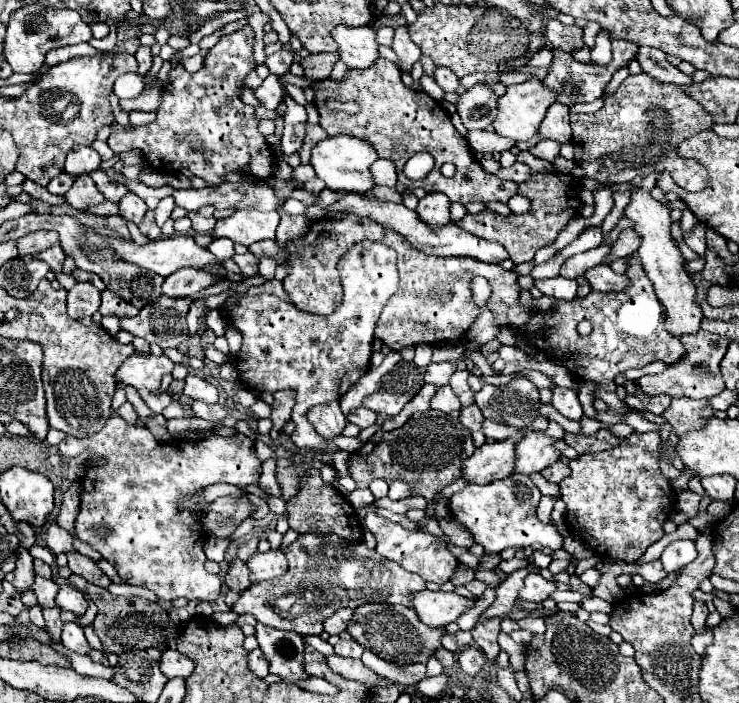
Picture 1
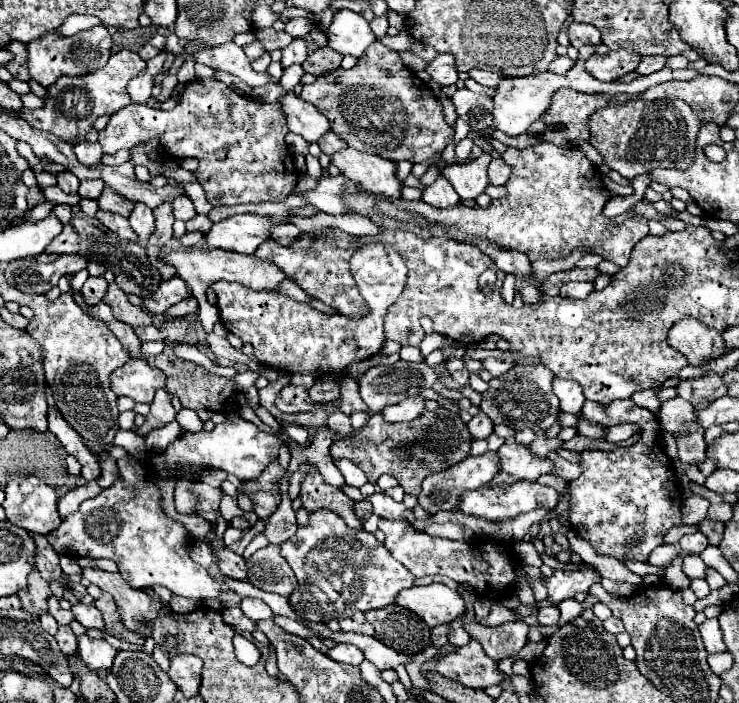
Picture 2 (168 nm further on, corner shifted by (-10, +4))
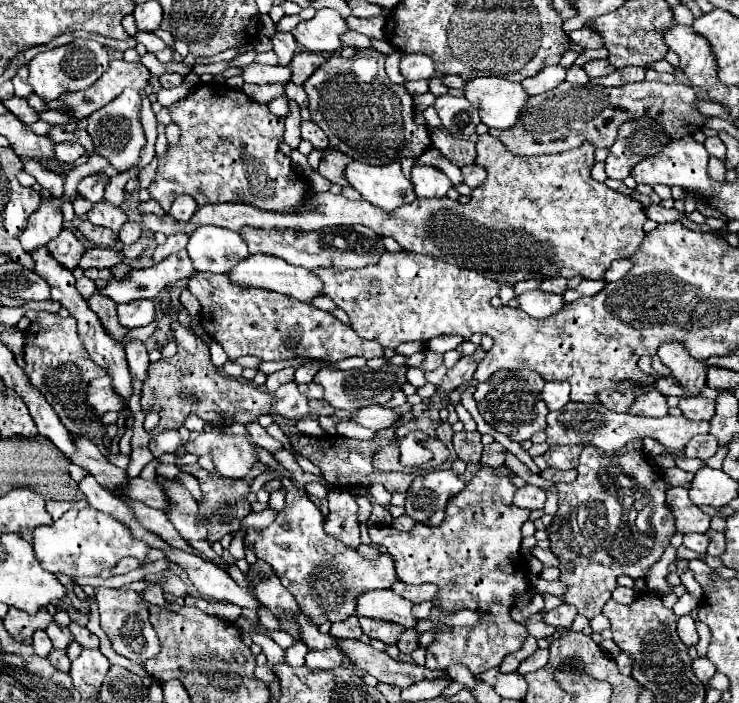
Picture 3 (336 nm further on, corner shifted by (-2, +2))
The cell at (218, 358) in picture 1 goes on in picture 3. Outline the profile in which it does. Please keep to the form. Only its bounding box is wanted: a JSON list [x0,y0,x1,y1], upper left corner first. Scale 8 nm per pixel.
[228,254,322,302]

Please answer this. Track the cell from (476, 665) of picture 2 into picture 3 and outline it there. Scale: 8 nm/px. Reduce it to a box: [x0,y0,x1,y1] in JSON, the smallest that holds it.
[370,466,530,674]

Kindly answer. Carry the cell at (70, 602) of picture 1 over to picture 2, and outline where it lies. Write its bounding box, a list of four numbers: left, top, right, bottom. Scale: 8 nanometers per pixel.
[72,602,104,628]

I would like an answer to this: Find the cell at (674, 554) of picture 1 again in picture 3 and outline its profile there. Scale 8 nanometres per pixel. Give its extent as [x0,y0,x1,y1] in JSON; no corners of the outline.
[684,534,710,554]

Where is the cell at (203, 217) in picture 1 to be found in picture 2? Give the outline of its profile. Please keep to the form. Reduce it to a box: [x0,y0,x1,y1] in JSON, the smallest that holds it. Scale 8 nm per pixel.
[186,214,214,234]

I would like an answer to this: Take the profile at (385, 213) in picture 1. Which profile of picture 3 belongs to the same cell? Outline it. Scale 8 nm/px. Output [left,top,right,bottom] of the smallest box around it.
[518,290,564,318]

